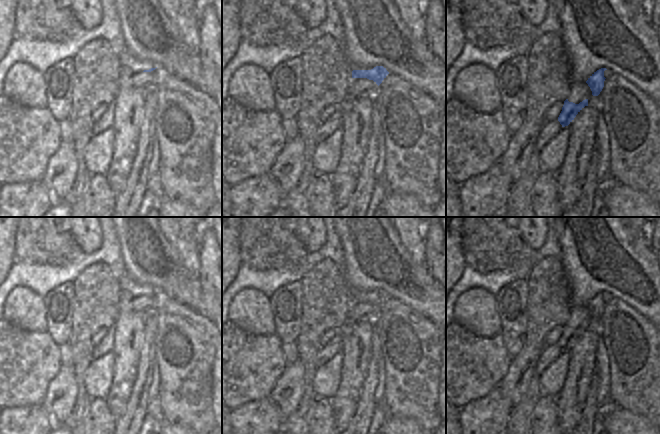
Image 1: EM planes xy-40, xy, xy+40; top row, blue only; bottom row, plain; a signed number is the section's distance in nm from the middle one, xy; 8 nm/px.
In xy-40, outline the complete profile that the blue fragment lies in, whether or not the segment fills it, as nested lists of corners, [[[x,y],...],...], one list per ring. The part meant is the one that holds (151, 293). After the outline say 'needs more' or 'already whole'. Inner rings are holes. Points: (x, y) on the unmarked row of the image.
[[[157,290],[149,294],[144,294],[132,301],[132,311],[143,316],[149,316],[164,306],[170,297],[163,290]]]; needs more

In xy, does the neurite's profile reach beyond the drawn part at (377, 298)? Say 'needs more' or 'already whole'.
needs more

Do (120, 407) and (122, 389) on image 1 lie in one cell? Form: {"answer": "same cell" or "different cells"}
{"answer": "same cell"}

